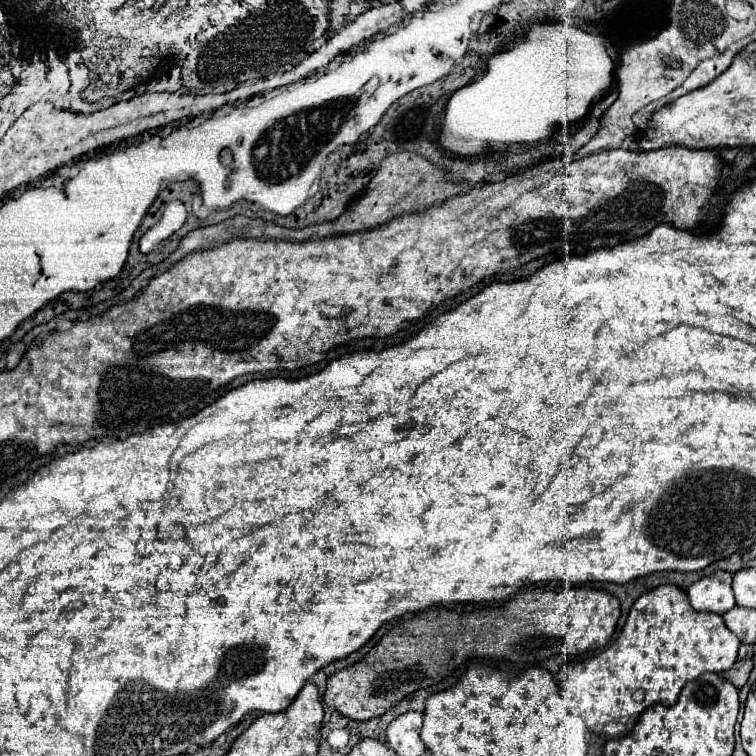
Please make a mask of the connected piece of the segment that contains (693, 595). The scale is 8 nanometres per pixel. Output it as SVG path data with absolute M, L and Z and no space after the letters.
M715 572L713 576L705 576L697 580L689 590L691 606L699 612L717 612L725 614L735 606L735 596L731 590L731 574Z

